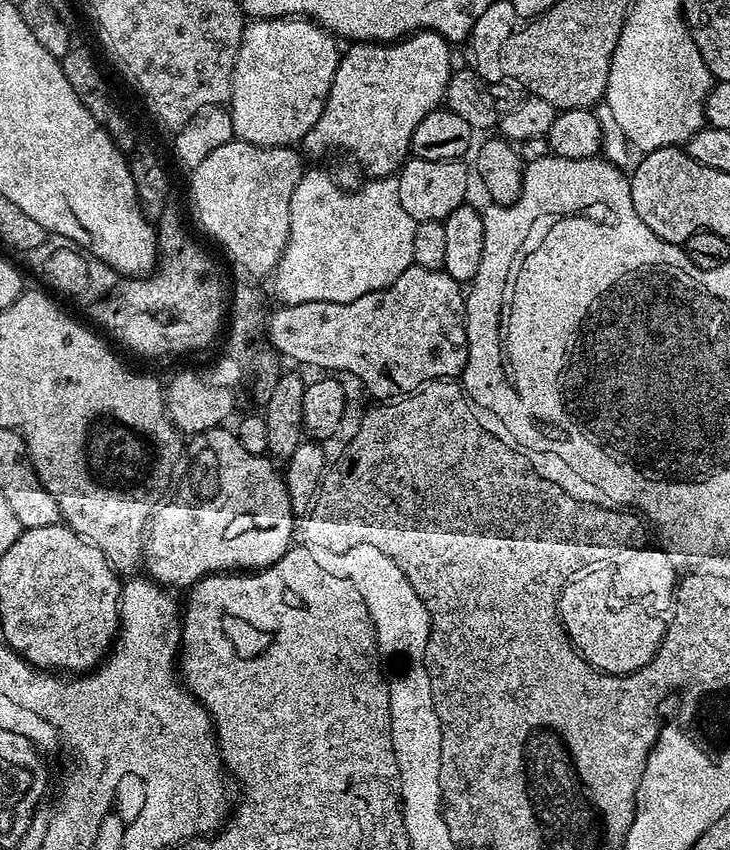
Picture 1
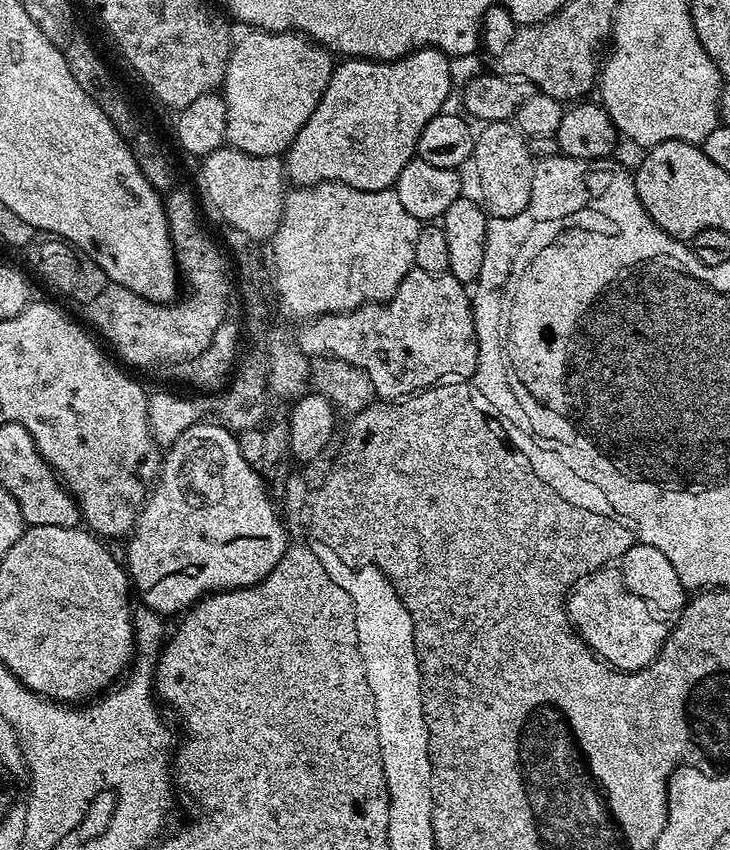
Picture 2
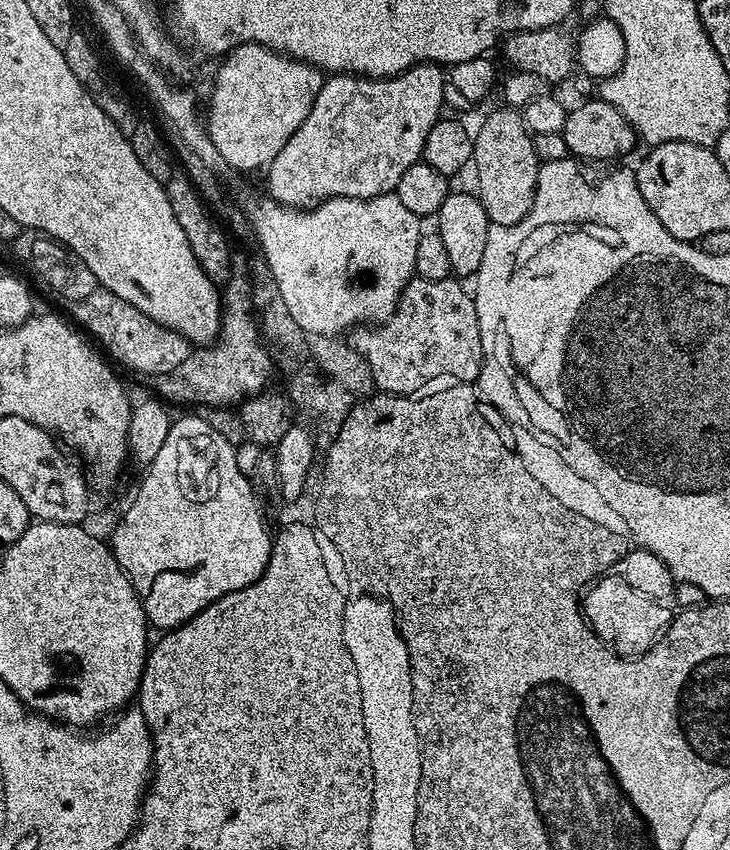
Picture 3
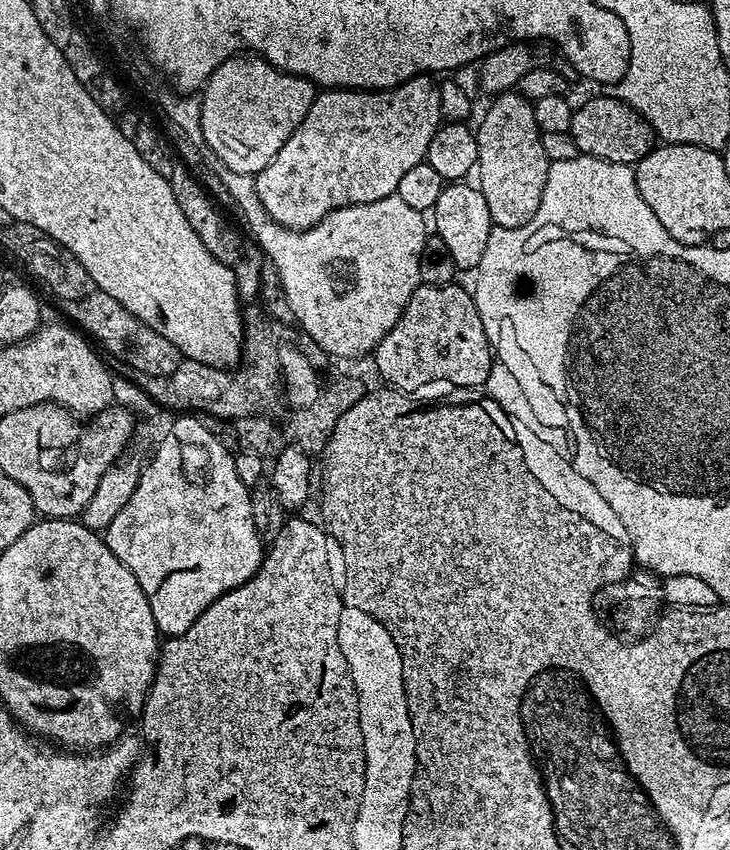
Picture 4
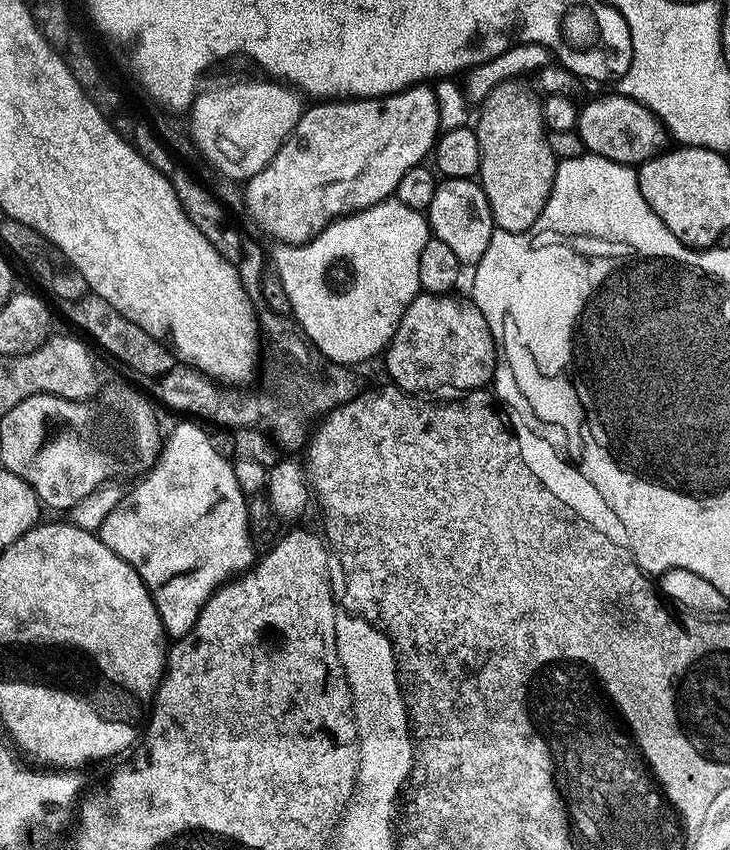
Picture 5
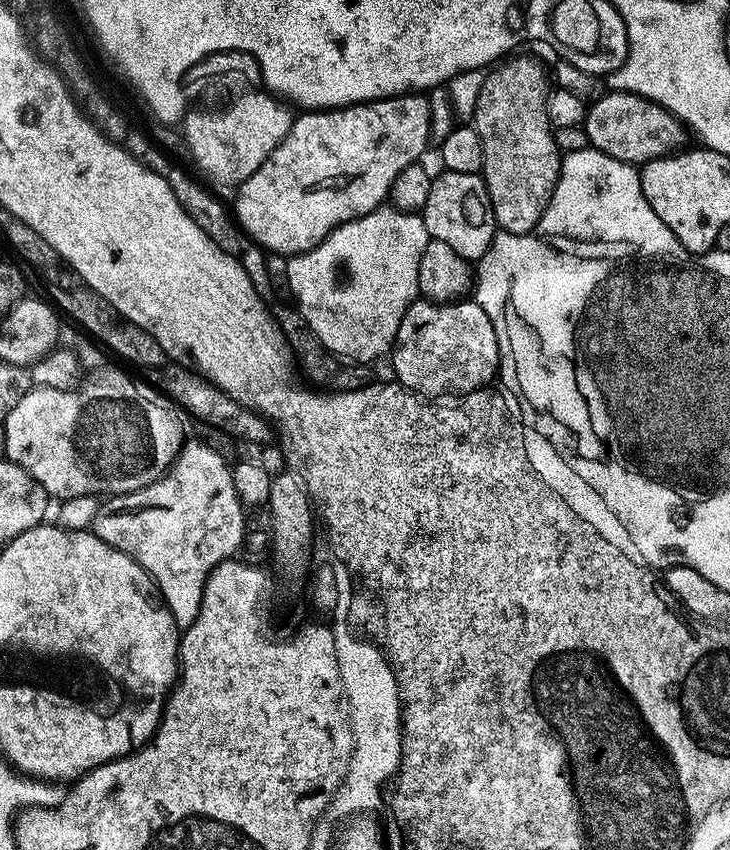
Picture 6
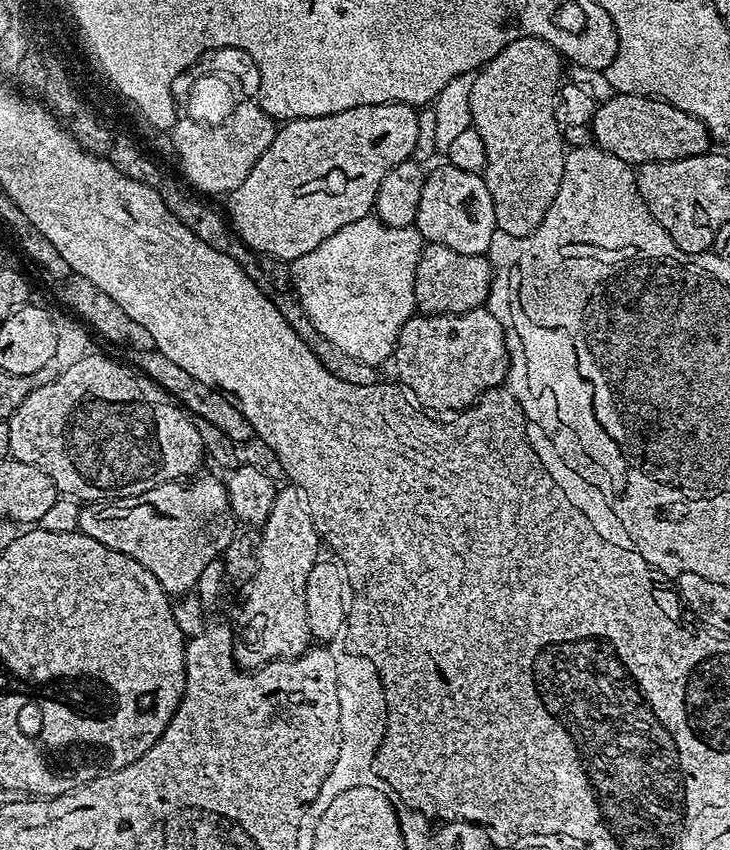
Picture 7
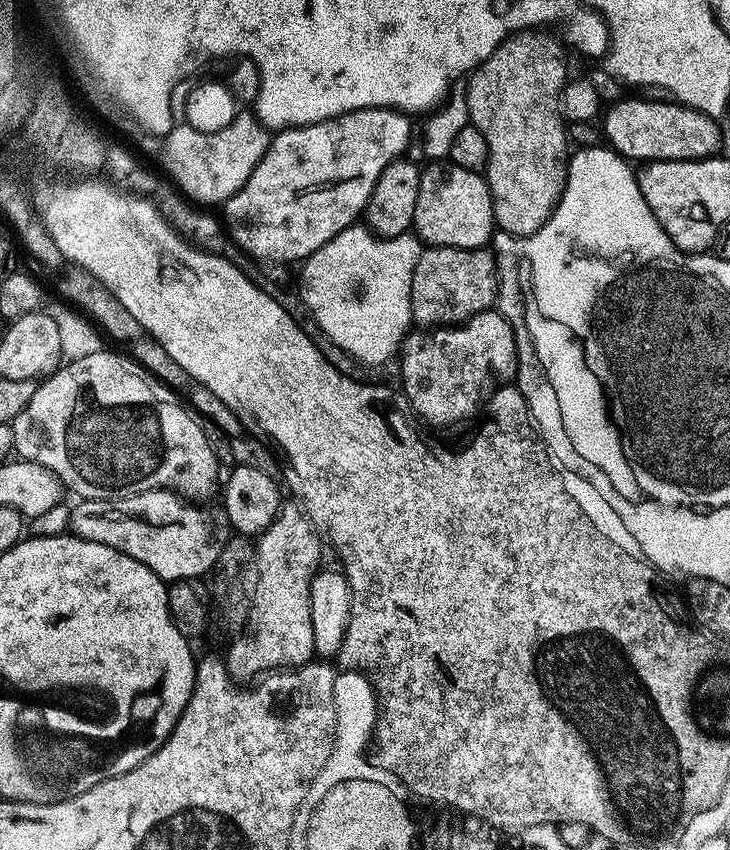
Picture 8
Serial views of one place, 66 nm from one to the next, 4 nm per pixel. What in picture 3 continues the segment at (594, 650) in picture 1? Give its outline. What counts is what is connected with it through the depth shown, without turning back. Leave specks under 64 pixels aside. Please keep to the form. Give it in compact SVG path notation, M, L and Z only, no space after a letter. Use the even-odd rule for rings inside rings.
M612 575L599 577L585 591L587 594L582 598L582 611L585 620L604 644L620 656L633 659L648 652L657 643L671 624L674 612L669 605L654 601L632 589L623 577Z

